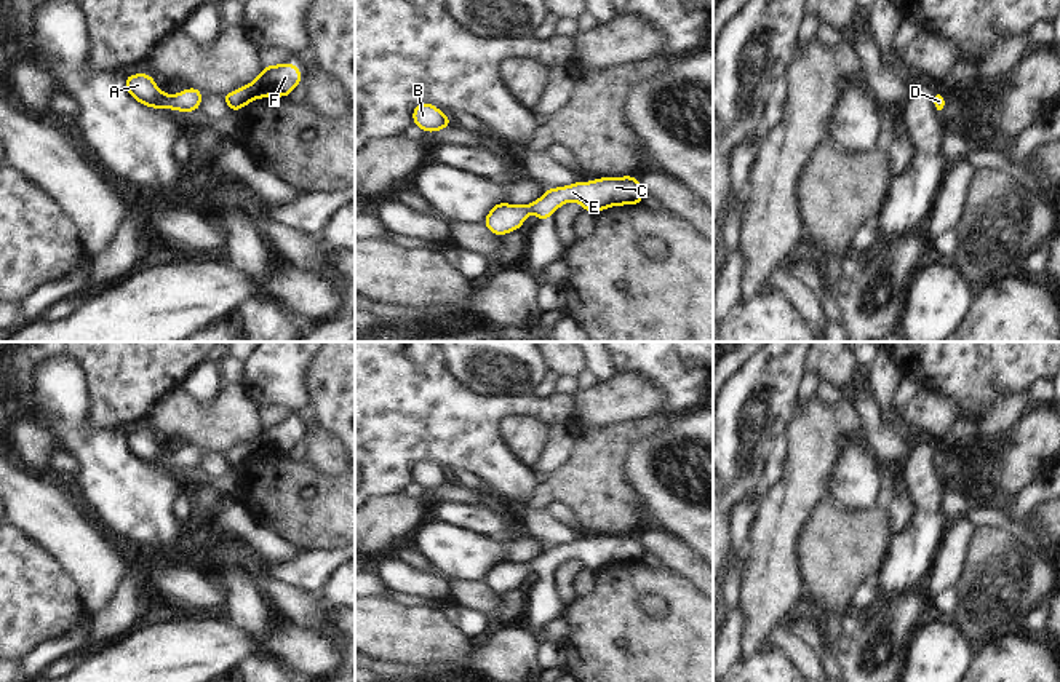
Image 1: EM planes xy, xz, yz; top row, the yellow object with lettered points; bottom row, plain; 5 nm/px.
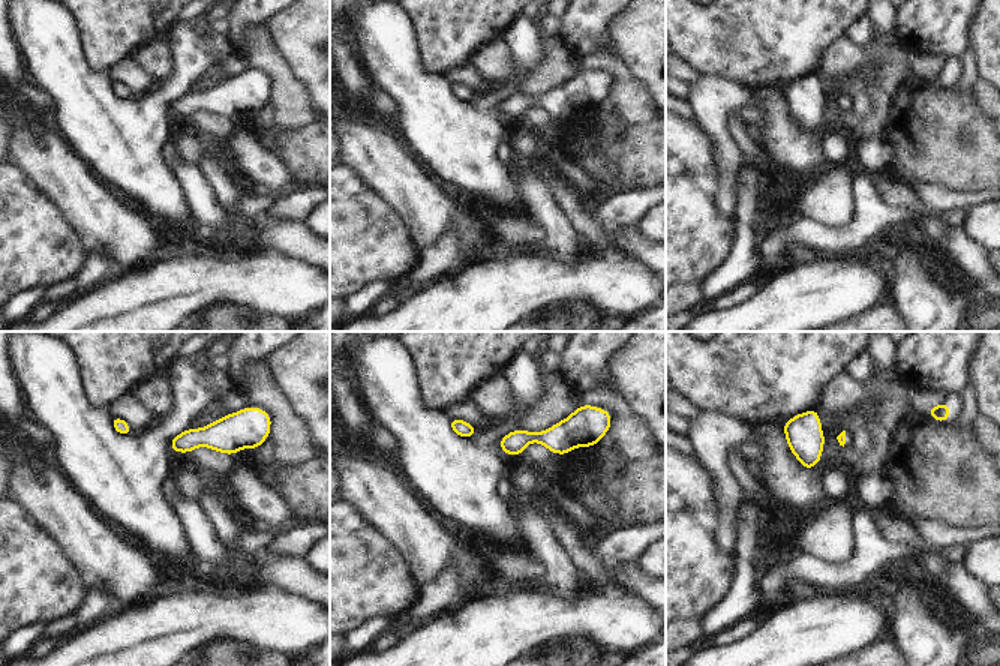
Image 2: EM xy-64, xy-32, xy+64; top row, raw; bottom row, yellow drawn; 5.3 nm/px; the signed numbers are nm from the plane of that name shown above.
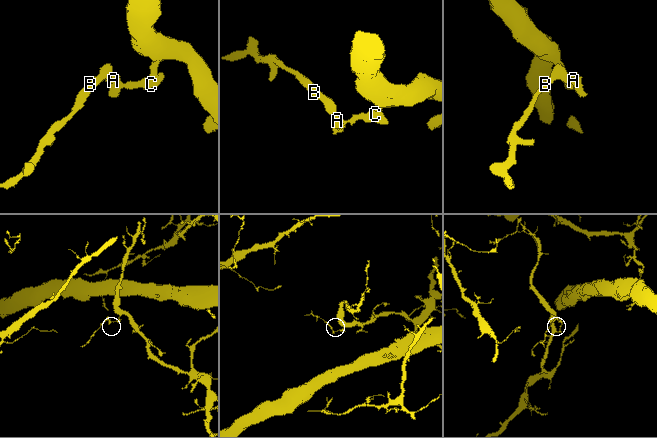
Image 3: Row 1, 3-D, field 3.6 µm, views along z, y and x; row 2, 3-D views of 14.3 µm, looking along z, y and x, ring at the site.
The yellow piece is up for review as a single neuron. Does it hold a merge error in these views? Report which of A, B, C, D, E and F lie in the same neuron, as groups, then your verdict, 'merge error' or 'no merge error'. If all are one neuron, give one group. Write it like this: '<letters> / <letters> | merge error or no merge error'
A B C D E F | no merge error

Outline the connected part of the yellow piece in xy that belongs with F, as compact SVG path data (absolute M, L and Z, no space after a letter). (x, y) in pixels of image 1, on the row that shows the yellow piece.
M293 62L264 65L259 77L251 83L222 94L227 107L235 113L254 99L267 96L288 97L301 85L302 72Z

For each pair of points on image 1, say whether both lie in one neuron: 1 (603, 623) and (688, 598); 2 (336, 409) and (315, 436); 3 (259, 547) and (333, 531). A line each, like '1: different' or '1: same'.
1: same
2: different
3: different

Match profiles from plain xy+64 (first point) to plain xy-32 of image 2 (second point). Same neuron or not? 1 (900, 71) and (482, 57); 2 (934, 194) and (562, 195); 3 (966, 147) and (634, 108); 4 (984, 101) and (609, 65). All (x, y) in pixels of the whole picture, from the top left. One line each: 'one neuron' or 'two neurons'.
1: one neuron
2: two neurons
3: two neurons
4: one neuron

